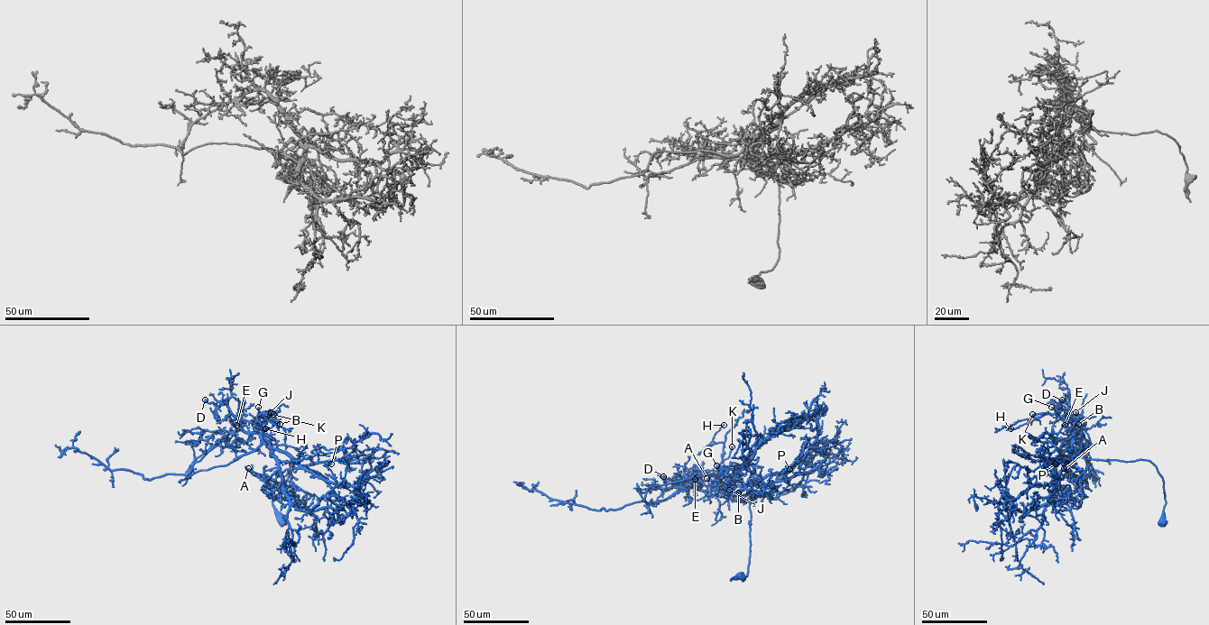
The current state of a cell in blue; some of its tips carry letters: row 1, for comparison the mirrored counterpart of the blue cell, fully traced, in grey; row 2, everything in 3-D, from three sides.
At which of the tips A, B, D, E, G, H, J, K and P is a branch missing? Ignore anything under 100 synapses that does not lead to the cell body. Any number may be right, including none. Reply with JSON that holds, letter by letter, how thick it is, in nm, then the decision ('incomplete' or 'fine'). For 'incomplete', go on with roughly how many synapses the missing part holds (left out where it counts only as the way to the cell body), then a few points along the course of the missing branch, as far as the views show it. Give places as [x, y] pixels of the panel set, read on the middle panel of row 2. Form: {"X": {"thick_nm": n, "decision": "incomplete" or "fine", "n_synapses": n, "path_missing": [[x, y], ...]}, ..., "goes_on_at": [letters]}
{"A": {"thick_nm": 320, "decision": "fine"}, "B": {"thick_nm": 150, "decision": "fine"}, "D": {"thick_nm": 100, "decision": "fine"}, "E": {"thick_nm": 200, "decision": "fine"}, "G": {"thick_nm": 160, "decision": "fine"}, "H": {"thick_nm": 200, "decision": "fine"}, "J": {"thick_nm": 180, "decision": "fine"}, "K": {"thick_nm": 280, "decision": "incomplete", "n_synapses": 110, "path_missing": [[732, 446], [736, 432], [756, 413], [757, 410], [753, 409]]}, "P": {"thick_nm": 220, "decision": "fine"}, "goes_on_at": ["K"]}

